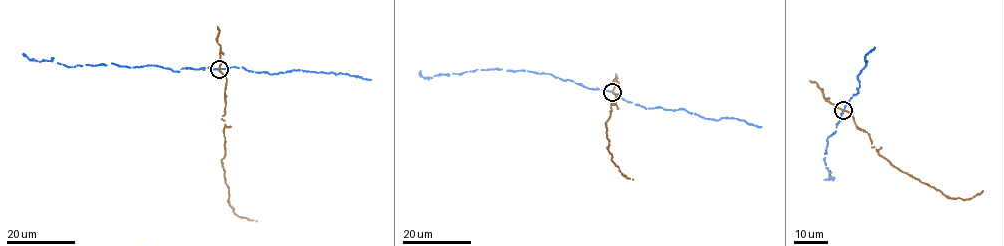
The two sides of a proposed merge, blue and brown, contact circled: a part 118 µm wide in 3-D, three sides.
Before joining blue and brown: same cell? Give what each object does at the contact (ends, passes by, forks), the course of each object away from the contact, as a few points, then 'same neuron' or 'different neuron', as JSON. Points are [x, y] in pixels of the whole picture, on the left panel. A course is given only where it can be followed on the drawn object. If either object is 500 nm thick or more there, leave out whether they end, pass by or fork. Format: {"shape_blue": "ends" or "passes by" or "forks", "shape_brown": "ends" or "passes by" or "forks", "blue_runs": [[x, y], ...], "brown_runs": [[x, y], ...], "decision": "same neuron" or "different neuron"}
{"shape_blue": "ends", "shape_brown": "passes by", "blue_runs": [[219, 69], [183, 67], [175, 71], [112, 63], [71, 67], [30, 60], [24, 54]], "brown_runs": [[219, 69], [226, 77], [221, 118], [225, 155], [221, 159], [229, 204], [237, 215], [257, 221]], "decision": "different neuron"}

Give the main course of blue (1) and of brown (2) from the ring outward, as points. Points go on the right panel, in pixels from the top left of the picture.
1: (843, 110), (834, 133), (827, 138), (826, 168), (833, 180), (824, 180)
2: (843, 110), (868, 134), (871, 147), (909, 175), (950, 198), (967, 199), (983, 191)

